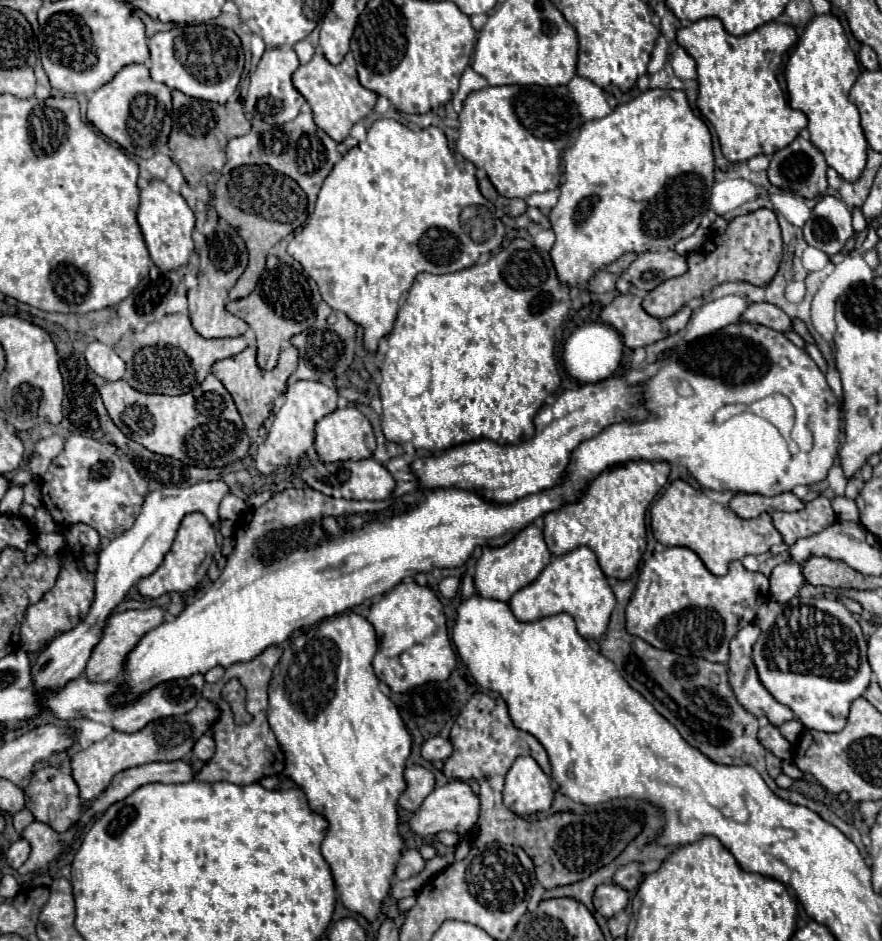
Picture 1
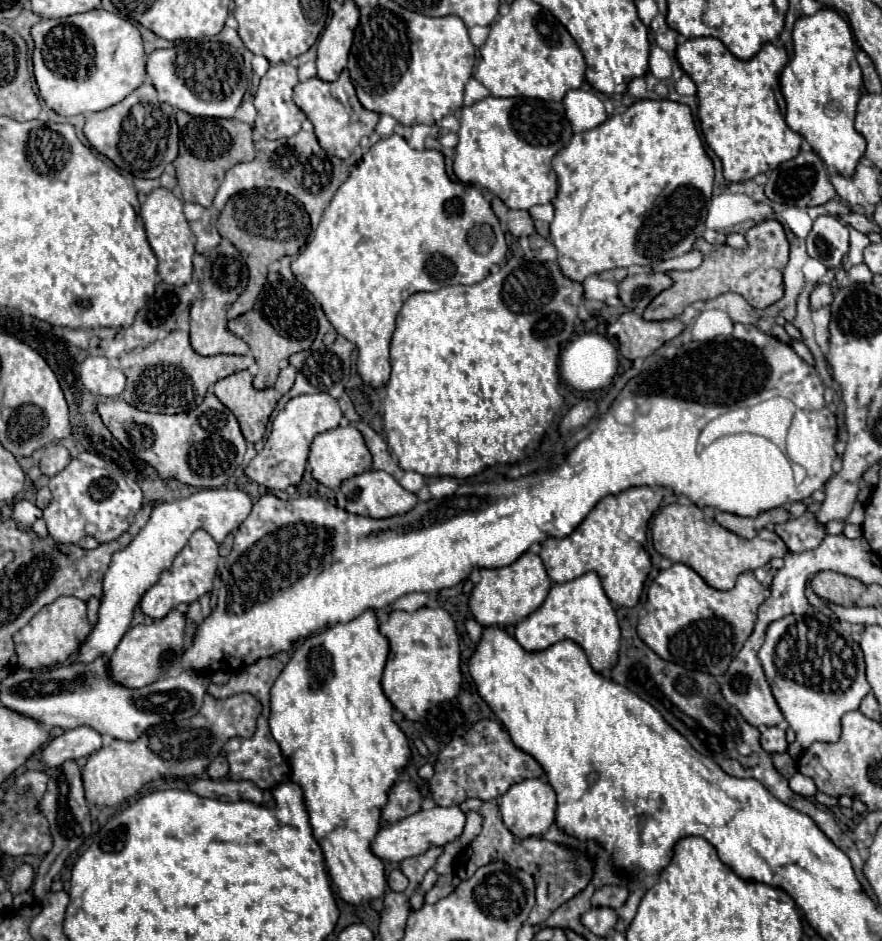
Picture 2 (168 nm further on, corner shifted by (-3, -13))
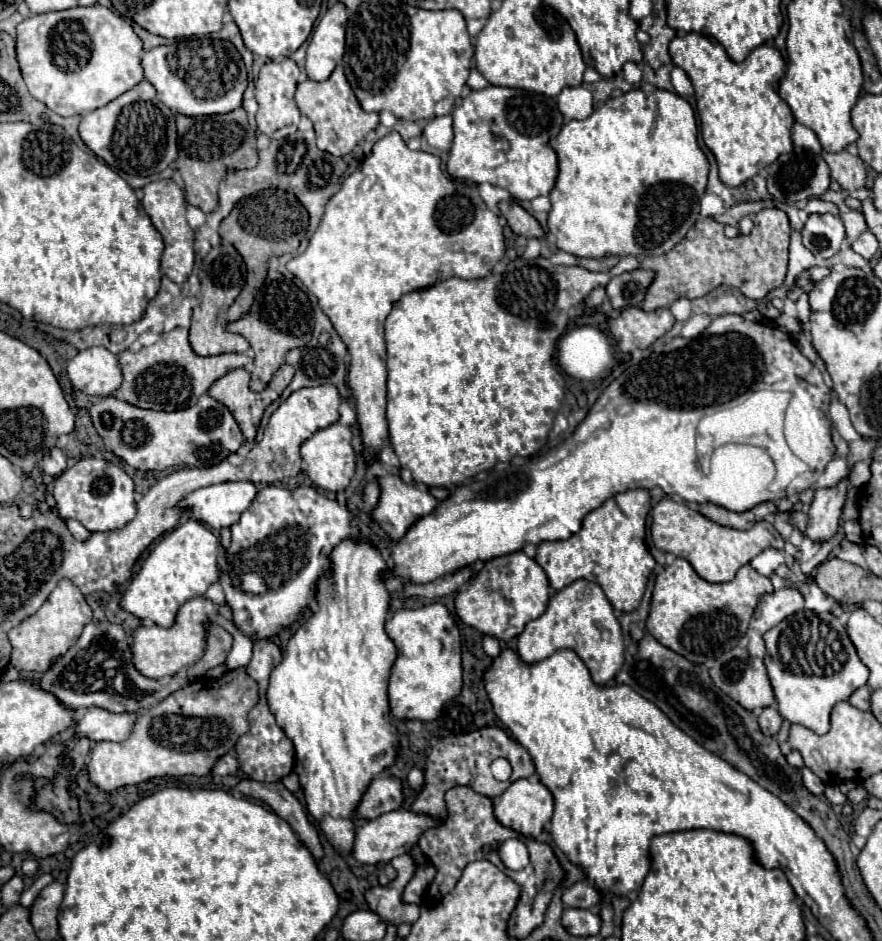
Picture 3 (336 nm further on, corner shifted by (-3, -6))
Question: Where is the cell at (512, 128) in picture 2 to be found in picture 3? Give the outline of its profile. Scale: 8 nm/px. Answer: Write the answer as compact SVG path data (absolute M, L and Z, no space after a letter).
M487 86L483 90L471 92L463 102L453 110L453 144L449 150L447 172L453 178L471 180L475 184L487 182L511 192L515 200L533 200L537 196L547 196L557 178L557 154L549 146L549 140L559 134L563 126L563 116L557 108L557 102L549 96L517 90L517 88L501 88Z

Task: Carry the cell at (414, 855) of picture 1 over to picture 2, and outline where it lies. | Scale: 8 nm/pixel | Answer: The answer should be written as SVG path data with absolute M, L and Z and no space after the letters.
M395 869L395 871L389 873L387 883L389 883L389 889L391 889L391 891L403 891L409 881L405 881L405 875L403 875L399 869Z

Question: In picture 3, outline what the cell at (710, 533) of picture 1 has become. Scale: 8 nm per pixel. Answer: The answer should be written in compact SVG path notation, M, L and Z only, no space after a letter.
M663 498L651 512L653 524L651 524L651 538L653 544L663 550L671 552L679 558L685 558L697 574L707 580L707 582L729 582L735 578L735 572L749 564L759 552L767 548L777 548L783 550L785 542L779 536L779 532L769 524L769 522L757 522L749 530L735 530L735 528L725 528L709 518L705 518L701 512L691 510L683 500L679 498Z

